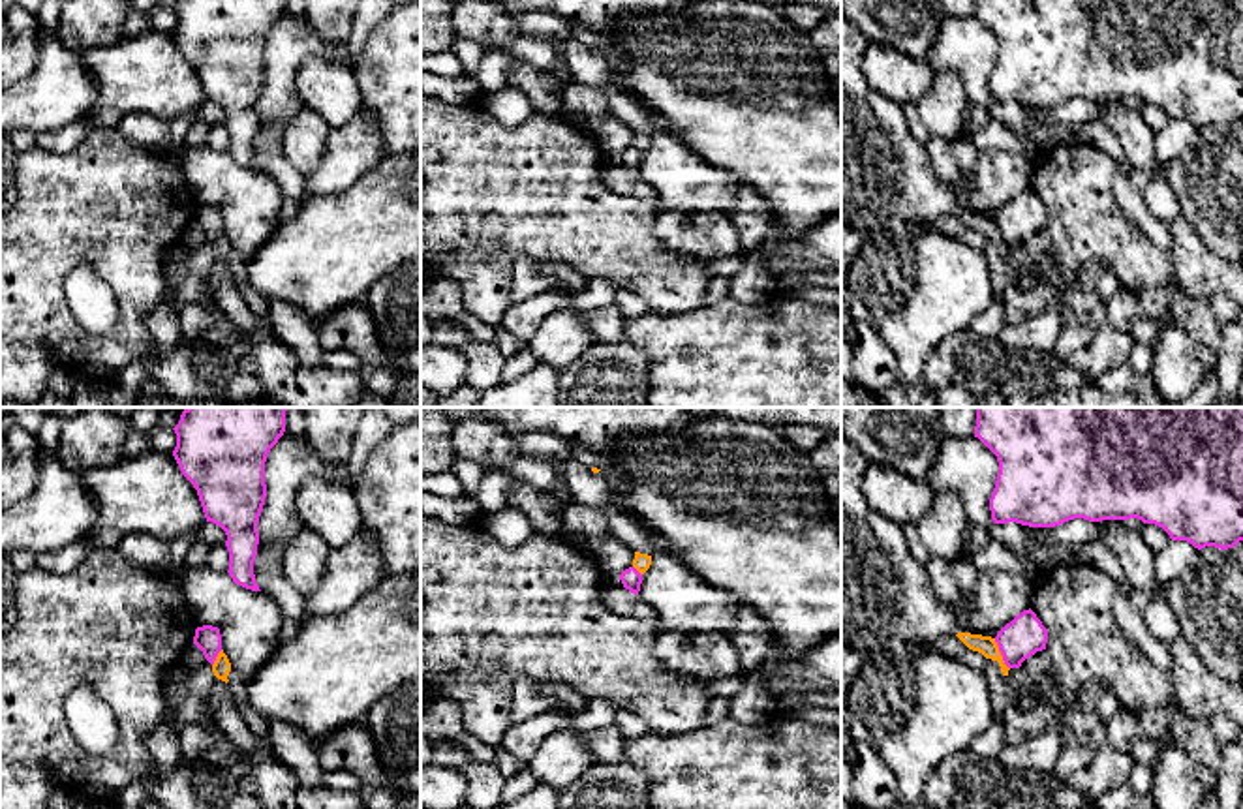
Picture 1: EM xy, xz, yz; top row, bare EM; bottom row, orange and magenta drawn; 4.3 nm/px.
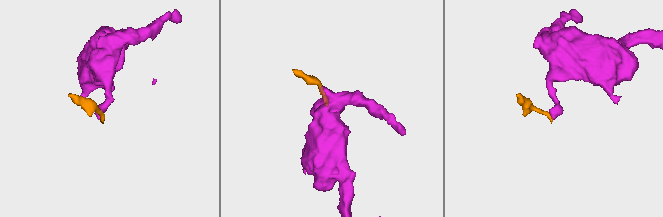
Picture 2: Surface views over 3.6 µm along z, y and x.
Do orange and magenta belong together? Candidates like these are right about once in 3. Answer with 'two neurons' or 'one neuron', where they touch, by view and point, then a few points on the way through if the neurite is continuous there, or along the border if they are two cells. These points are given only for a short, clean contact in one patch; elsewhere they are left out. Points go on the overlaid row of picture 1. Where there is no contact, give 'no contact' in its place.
two neurons; contact yz (999, 654); border yz (994, 639), (1009, 669)

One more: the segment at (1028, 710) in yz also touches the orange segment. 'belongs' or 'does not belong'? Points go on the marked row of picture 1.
belongs

